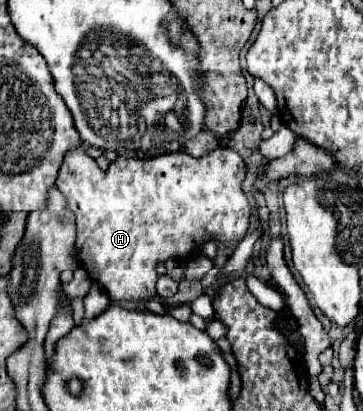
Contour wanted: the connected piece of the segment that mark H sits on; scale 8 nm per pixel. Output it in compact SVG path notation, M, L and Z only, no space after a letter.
M222 145L204 157L192 157L188 153L170 153L152 159L118 157L106 171L98 169L84 147L78 147L66 153L56 187L66 197L66 207L76 219L76 253L80 267L106 289L112 301L124 301L154 297L158 267L168 259L186 259L194 251L200 251L208 241L214 241L220 247L238 247L248 235L252 217L248 197L242 191L244 179L244 159Z

